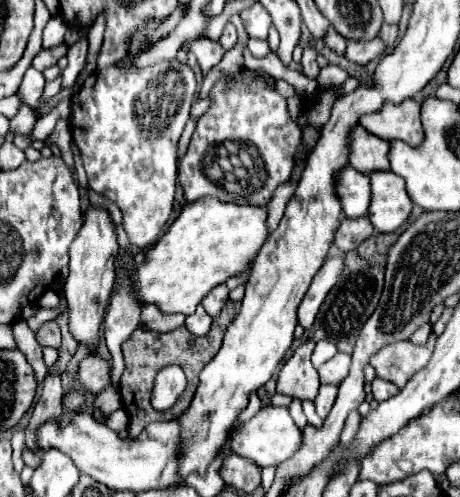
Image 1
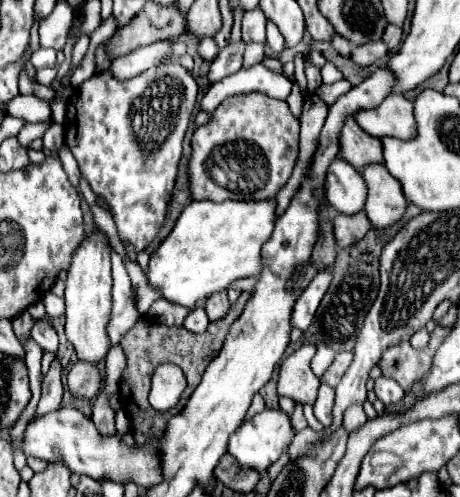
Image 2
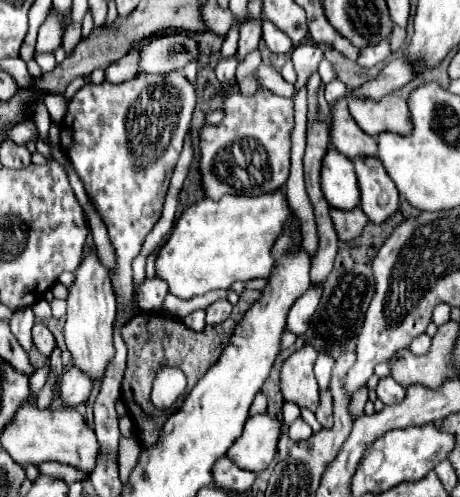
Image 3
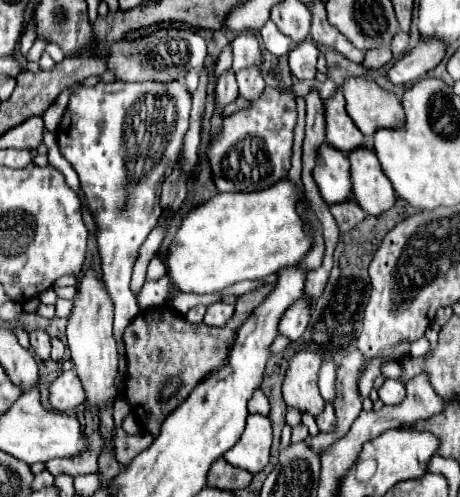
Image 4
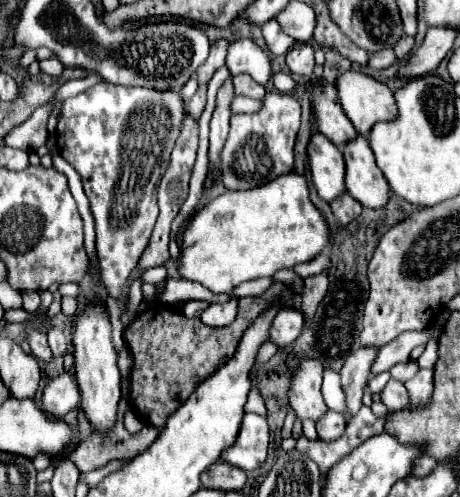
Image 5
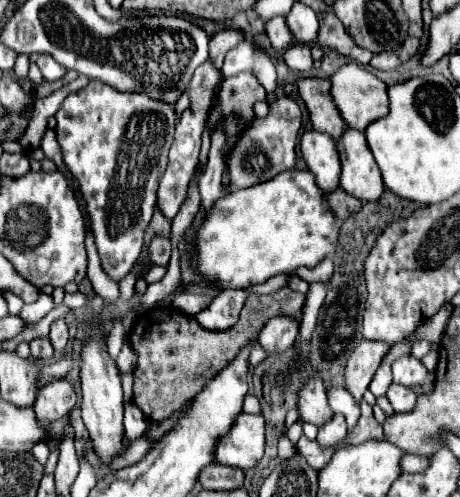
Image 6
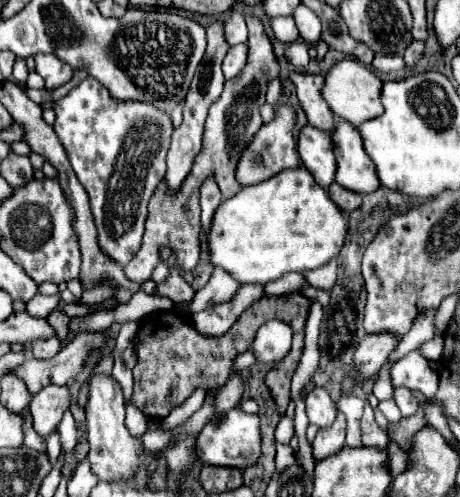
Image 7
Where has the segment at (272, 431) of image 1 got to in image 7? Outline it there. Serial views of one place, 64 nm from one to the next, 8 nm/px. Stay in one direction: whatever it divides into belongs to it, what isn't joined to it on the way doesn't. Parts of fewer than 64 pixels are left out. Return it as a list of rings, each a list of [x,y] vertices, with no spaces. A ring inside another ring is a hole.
[[[234,408],[222,422],[210,422],[204,426],[198,438],[198,452],[204,464],[230,466],[230,468],[248,468],[260,456],[260,416],[252,416]]]

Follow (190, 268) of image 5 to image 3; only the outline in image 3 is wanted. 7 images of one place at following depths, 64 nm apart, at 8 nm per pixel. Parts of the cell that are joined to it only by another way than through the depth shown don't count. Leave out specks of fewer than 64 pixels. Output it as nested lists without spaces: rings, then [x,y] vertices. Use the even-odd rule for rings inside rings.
[[[282,190],[264,196],[224,196],[218,202],[202,198],[182,212],[170,238],[160,248],[156,256],[156,278],[164,280],[168,284],[168,292],[182,300],[190,300],[210,290],[228,290],[234,282],[266,278],[274,266],[270,254],[272,240],[280,234],[284,220],[288,220],[288,212],[288,200]]]

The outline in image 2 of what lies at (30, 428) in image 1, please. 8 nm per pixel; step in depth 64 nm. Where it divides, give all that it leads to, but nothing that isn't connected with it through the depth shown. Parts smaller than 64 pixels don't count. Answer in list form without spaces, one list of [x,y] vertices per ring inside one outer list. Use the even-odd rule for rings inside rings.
[[[54,360],[50,370],[44,376],[42,396],[40,396],[40,402],[36,406],[36,414],[34,416],[44,416],[48,412],[58,410],[60,402],[62,402],[62,392],[64,392],[64,388],[62,388],[62,368],[60,368],[58,360]]]

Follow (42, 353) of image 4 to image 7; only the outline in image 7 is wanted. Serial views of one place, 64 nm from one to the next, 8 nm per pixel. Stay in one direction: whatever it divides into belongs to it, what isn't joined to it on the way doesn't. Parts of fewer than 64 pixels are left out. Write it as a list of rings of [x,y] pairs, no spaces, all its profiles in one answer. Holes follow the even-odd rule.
[[[34,340],[30,344],[30,350],[34,358],[52,358],[60,350],[60,344],[56,340]]]

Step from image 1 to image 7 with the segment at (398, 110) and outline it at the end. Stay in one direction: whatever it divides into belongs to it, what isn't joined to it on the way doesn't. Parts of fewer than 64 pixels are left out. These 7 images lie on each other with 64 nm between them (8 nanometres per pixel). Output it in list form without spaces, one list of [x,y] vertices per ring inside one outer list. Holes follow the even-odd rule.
[[[342,60],[338,62],[328,74],[326,74],[326,86],[324,86],[324,98],[328,100],[328,106],[332,108],[332,112],[342,118],[346,122],[350,122],[352,126],[360,126],[366,120],[378,118],[384,112],[384,106],[380,102],[380,88],[382,88],[382,80],[364,64],[360,64],[358,60]]]

